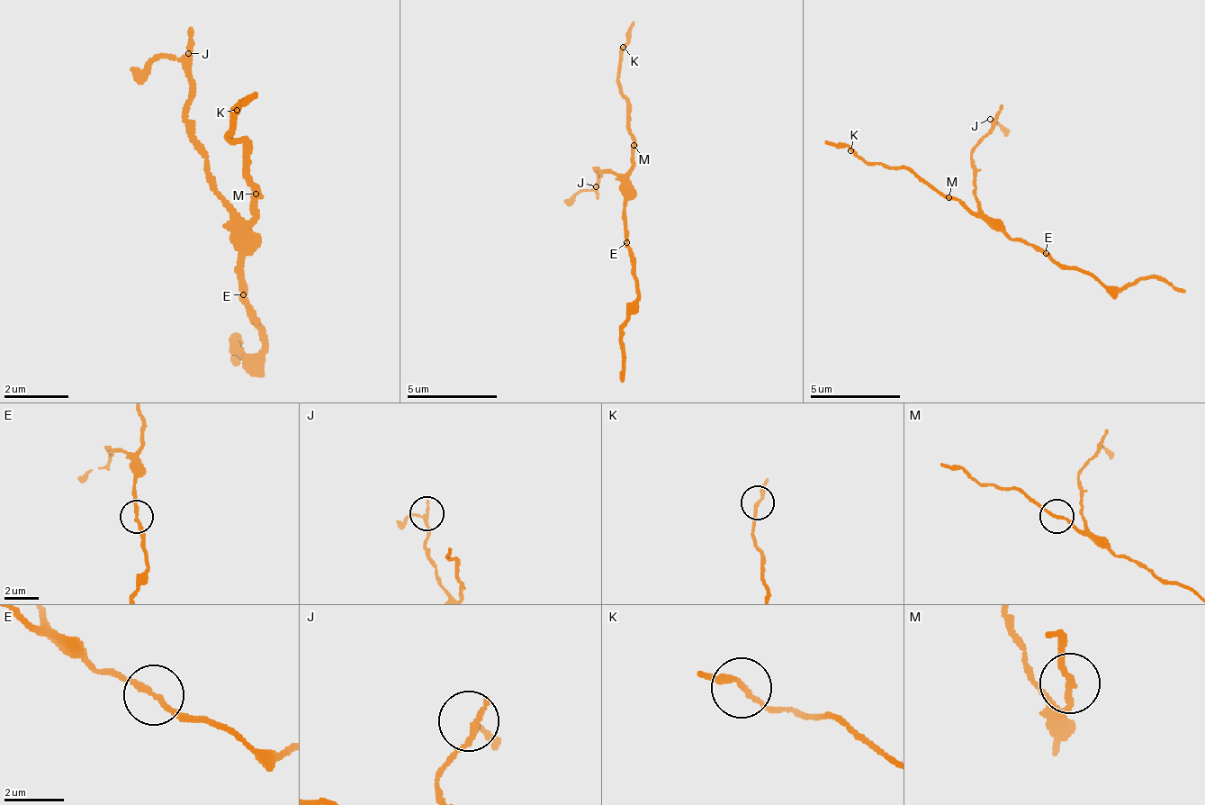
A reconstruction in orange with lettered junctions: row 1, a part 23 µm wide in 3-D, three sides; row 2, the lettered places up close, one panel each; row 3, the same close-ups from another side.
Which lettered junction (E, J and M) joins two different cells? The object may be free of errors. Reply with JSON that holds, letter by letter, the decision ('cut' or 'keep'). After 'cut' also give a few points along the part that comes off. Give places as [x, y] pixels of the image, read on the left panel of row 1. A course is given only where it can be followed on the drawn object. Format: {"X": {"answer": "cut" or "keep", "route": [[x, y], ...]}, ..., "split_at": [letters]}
{"E": {"answer": "keep"}, "J": {"answer": "keep"}, "M": {"answer": "keep"}, "split_at": []}

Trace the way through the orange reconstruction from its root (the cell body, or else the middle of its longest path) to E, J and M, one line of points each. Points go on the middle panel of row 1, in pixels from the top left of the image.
E: (627, 200), (623, 209), (623, 236), (627, 240)
J: (627, 200), (627, 186), (614, 173), (596, 168), (596, 186)
M: (627, 200), (632, 146)

